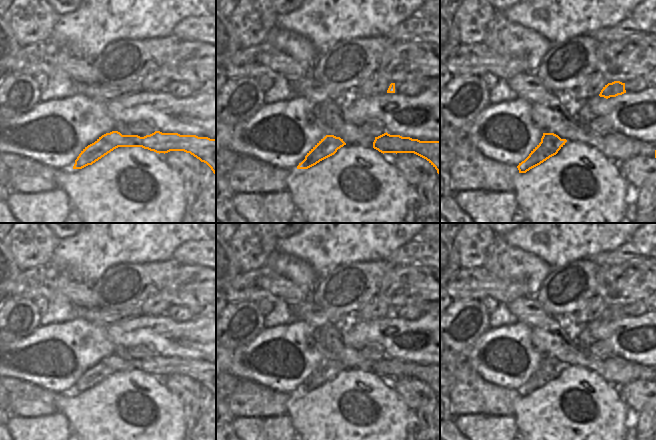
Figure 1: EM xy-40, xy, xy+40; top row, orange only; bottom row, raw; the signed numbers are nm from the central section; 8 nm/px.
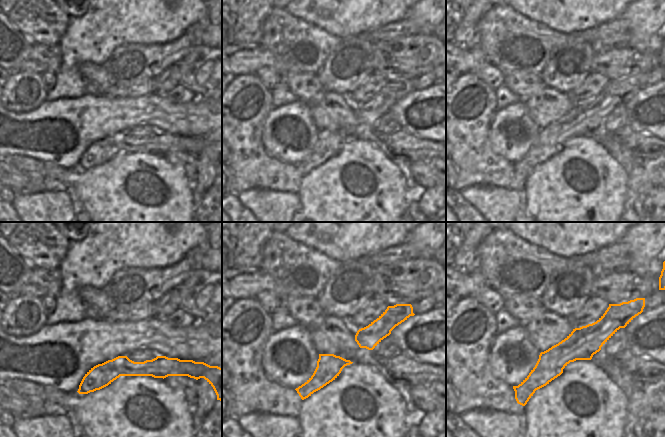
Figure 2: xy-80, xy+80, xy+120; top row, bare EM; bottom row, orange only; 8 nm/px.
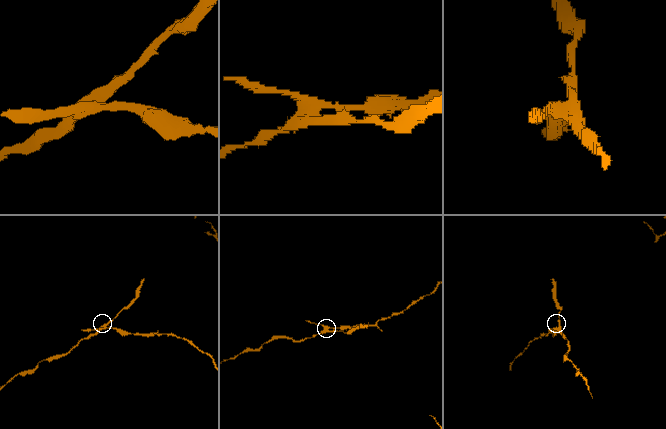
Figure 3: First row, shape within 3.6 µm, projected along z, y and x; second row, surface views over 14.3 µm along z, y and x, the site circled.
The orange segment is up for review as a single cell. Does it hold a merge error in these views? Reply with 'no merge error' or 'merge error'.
merge error

